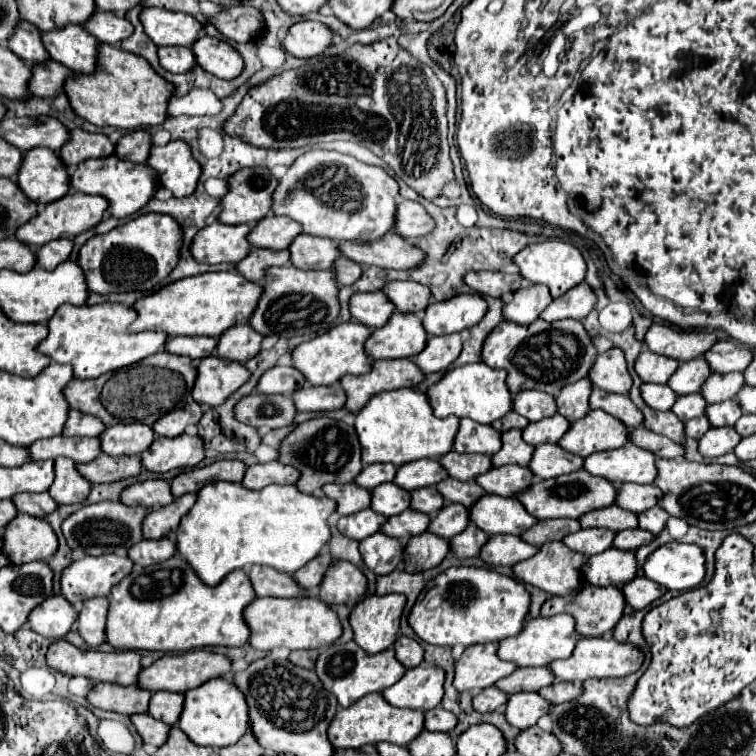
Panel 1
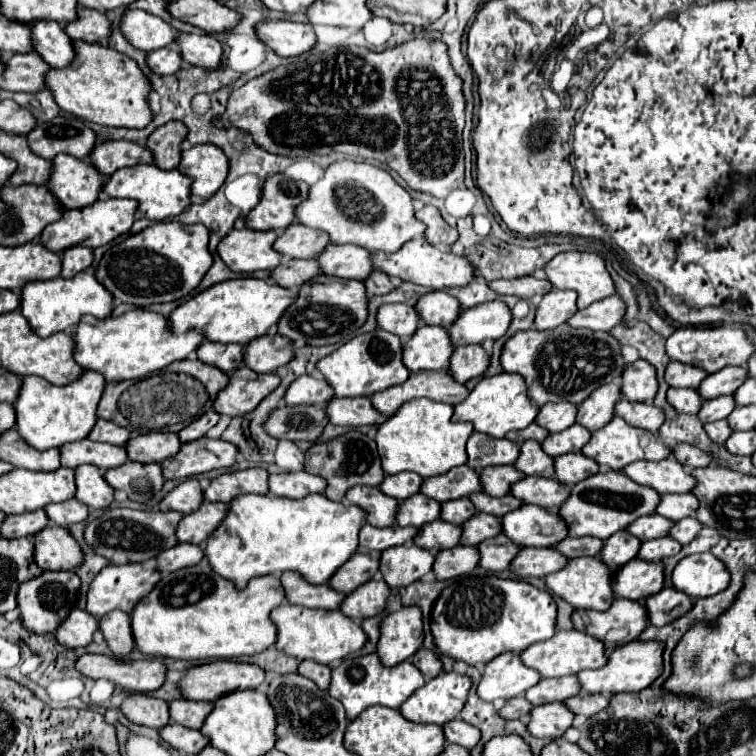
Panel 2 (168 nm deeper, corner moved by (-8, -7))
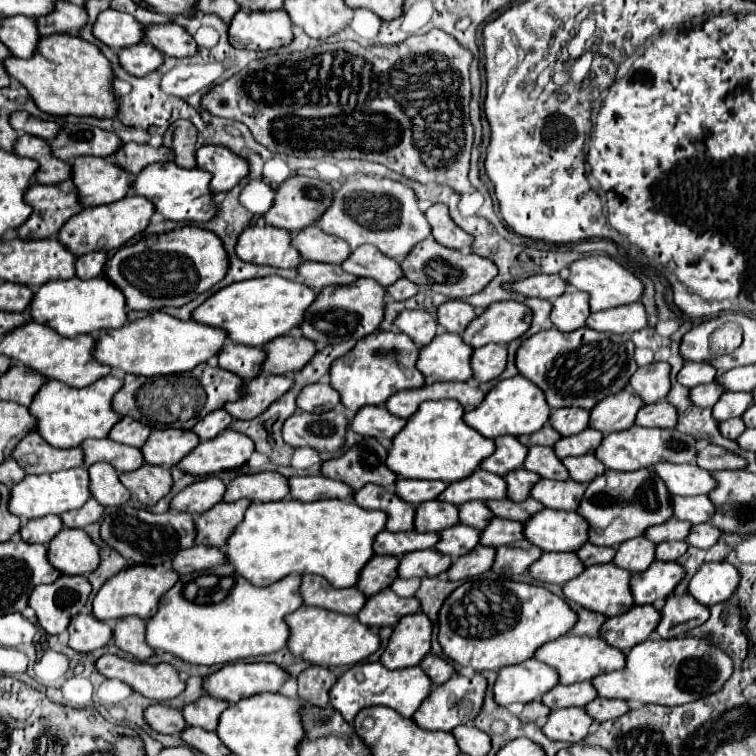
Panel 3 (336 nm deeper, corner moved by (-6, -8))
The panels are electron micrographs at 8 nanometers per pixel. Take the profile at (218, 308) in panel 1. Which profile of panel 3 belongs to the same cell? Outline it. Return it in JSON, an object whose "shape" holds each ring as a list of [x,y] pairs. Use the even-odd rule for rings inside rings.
{"shape":[[[271,275],[267,279],[251,279],[243,283],[233,283],[211,295],[201,307],[195,309],[193,319],[199,323],[211,323],[211,327],[223,327],[229,339],[249,347],[263,347],[275,337],[287,335],[295,327],[301,327],[307,307],[317,299],[317,291],[311,287]]]}

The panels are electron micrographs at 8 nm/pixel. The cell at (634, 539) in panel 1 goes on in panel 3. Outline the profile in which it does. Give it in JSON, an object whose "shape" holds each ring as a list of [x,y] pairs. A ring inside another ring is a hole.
{"shape":[[[665,541],[657,545],[657,559],[659,561],[677,561],[687,551],[687,541]]]}

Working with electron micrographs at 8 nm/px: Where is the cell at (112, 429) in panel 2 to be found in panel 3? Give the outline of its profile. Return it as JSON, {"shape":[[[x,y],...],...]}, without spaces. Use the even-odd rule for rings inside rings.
{"shape":[[[123,417],[113,429],[111,429],[111,439],[117,443],[125,443],[131,447],[143,447],[143,443],[149,439],[151,435],[151,427],[137,423],[135,419],[127,419]]]}

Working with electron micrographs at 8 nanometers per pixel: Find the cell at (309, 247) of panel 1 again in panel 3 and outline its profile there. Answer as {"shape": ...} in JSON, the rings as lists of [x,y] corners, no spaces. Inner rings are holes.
{"shape":[[[371,245],[357,247],[351,253],[351,257],[345,263],[341,263],[341,267],[357,277],[371,277],[383,283],[383,287],[389,287],[389,283],[395,283],[403,277],[401,263],[383,255],[377,247]]]}

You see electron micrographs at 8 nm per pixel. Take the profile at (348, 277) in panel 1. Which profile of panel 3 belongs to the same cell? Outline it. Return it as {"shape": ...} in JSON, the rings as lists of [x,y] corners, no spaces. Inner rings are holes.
{"shape":[[[399,279],[397,283],[393,283],[391,287],[387,287],[387,295],[389,299],[393,301],[405,301],[405,299],[411,299],[419,293],[419,287],[415,283],[411,283],[409,279]]]}

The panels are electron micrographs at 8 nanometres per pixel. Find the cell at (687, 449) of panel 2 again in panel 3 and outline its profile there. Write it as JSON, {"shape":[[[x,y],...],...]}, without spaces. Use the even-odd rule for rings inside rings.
{"shape":[[[705,445],[697,455],[697,465],[707,471],[719,471],[719,469],[745,469],[747,459],[739,457],[737,453],[731,453],[725,447],[719,445]]]}

